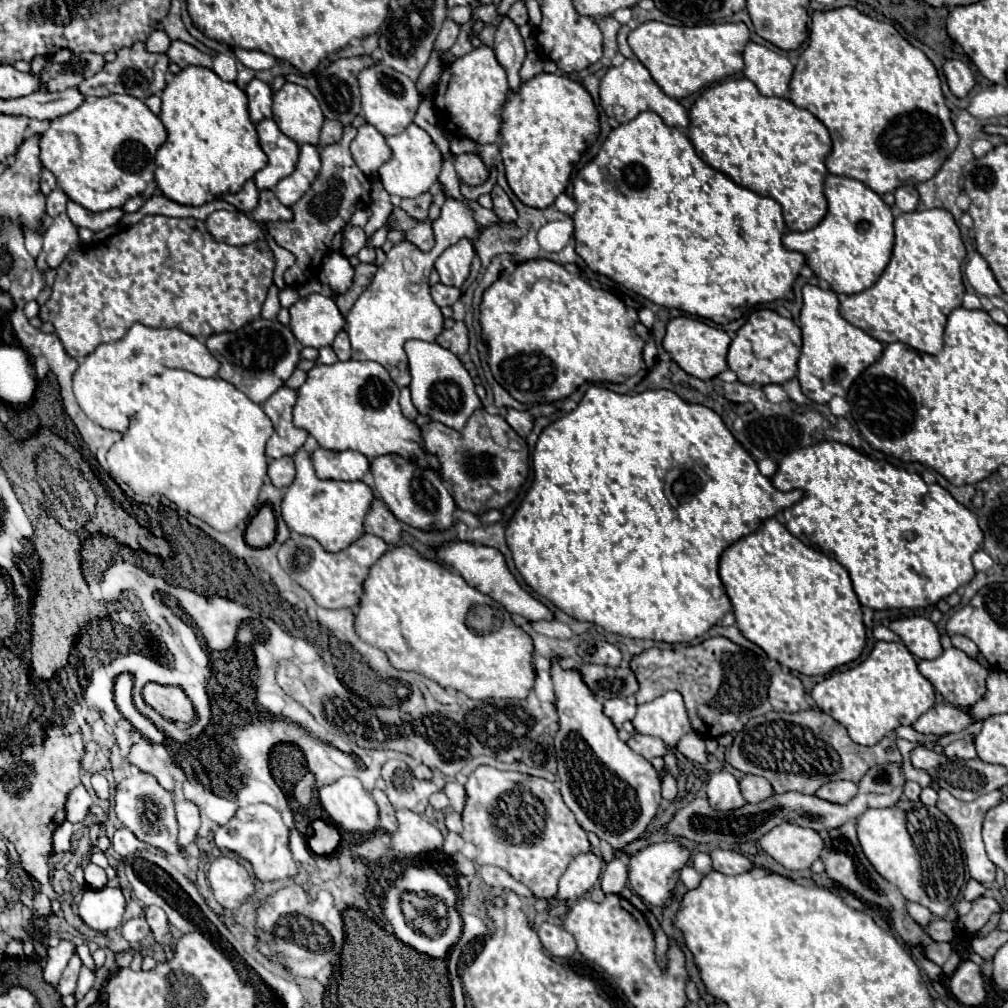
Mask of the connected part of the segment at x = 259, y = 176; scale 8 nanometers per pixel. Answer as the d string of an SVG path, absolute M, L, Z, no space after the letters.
M273 120L259 122L257 134L269 162L255 174L253 180L259 190L271 190L277 186L279 180L287 178L287 174L295 170L295 162L299 160L299 146L291 138L287 138Z

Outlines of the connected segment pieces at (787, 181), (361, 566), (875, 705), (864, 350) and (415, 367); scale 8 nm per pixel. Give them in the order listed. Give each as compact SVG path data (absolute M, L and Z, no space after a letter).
M735 78L707 88L693 104L689 116L691 124L687 132L699 158L703 158L703 162L711 168L729 176L735 184L777 200L783 208L783 218L789 230L805 232L825 218L827 198L823 194L823 184L827 176L825 160L831 154L831 138L827 128L811 112L797 108L785 98L767 98L759 94L751 80Z
M293 534L279 550L279 562L283 570L297 582L301 584L319 606L323 608L357 608L361 598L363 598L363 582L367 580L367 574L371 566L387 552L387 544L371 534L361 536L355 544L349 548L329 554L325 552L317 540L309 536L299 536Z
M877 642L873 652L859 666L833 672L817 682L811 690L811 698L825 714L847 728L853 742L875 746L875 742L881 742L899 726L915 724L919 716L933 706L935 688L917 670L917 662L903 642Z
M805 286L803 288L803 308L801 308L801 332L803 332L803 348L799 358L797 378L801 382L801 390L807 398L827 404L833 396L845 396L855 382L855 378L871 366L871 362L879 360L883 354L883 344L871 338L861 328L849 324L839 314L839 298L831 288Z
M407 340L405 352L409 358L409 370L411 370L411 398L419 414L429 416L435 422L441 422L449 428L461 430L467 424L467 418L483 408L479 396L475 394L475 384L465 370L465 366L459 362L459 358L439 346L437 342L423 342L423 340Z

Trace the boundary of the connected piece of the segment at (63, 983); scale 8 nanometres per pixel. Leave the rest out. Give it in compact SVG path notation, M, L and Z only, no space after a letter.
M77 954L71 956L61 980L59 980L59 986L57 986L57 992L61 996L67 996L67 994L73 994L75 992L75 986L77 986L77 974L79 974L79 968L81 968L81 960Z

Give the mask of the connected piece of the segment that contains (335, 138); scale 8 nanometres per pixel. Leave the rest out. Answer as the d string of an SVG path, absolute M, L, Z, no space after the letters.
M325 120L323 124L323 132L321 132L321 142L319 146L327 146L327 144L335 144L339 142L339 138L343 136L343 124L341 122L331 122L331 120Z

